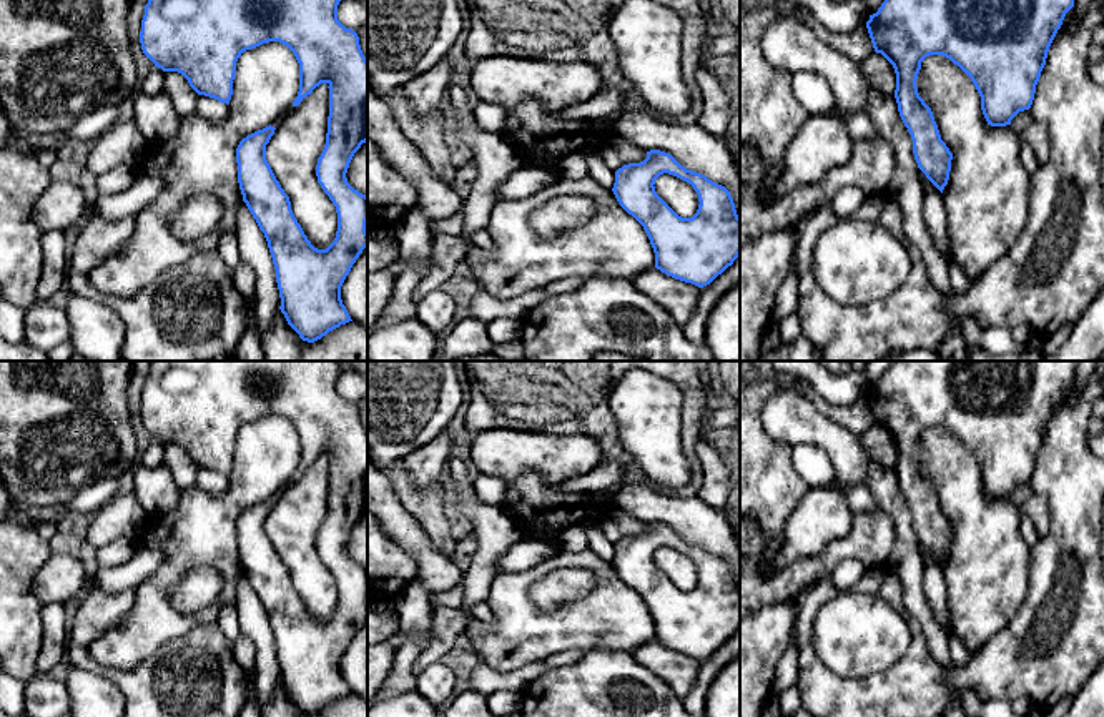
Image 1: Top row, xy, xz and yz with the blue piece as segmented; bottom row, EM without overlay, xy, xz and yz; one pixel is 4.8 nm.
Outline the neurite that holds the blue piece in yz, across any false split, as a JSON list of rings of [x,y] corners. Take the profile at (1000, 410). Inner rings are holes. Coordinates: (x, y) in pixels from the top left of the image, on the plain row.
[[[895,361],[878,384],[870,388],[866,401],[873,421],[893,438],[896,446],[895,471],[899,489],[911,507],[918,541],[941,566],[949,552],[953,526],[941,512],[931,481],[918,466],[916,452],[921,434],[929,428],[949,431],[974,456],[988,497],[1011,497],[1019,484],[1031,481],[1049,419],[1066,386],[1074,379],[1076,368],[1077,361]]]

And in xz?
[[[650,522],[643,534],[623,537],[615,544],[612,564],[620,579],[643,599],[655,626],[655,640],[667,649],[703,660],[740,629],[740,589],[730,564],[705,547],[687,542],[670,526]],[[663,546],[690,556],[697,564],[700,577],[692,591],[678,589],[657,567],[653,557]]]

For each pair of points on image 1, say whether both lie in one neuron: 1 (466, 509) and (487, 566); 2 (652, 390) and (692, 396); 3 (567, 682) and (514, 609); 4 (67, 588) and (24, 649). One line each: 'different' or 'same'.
1: same
2: different
3: different
4: different

